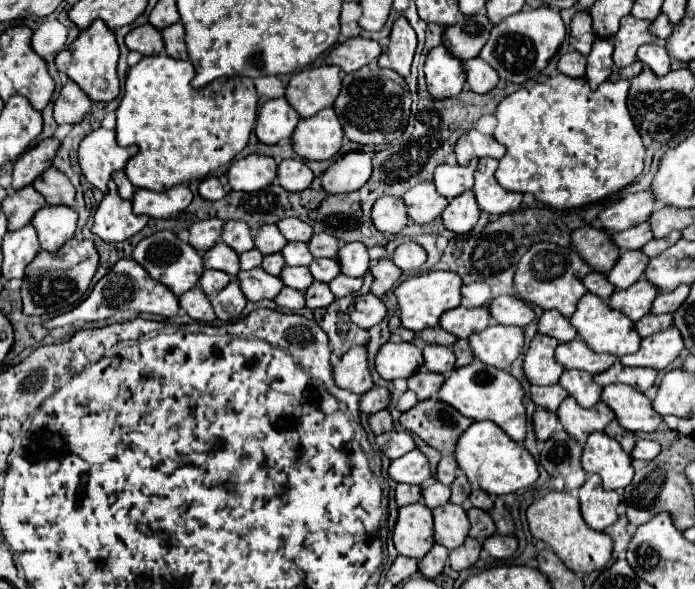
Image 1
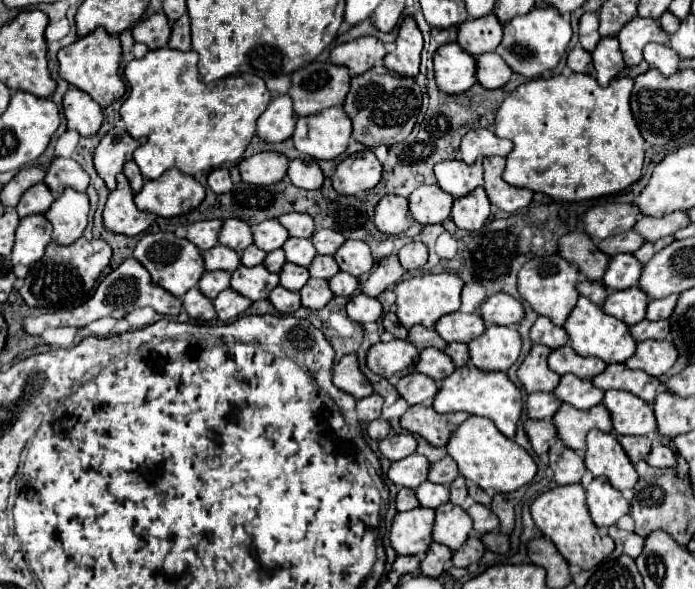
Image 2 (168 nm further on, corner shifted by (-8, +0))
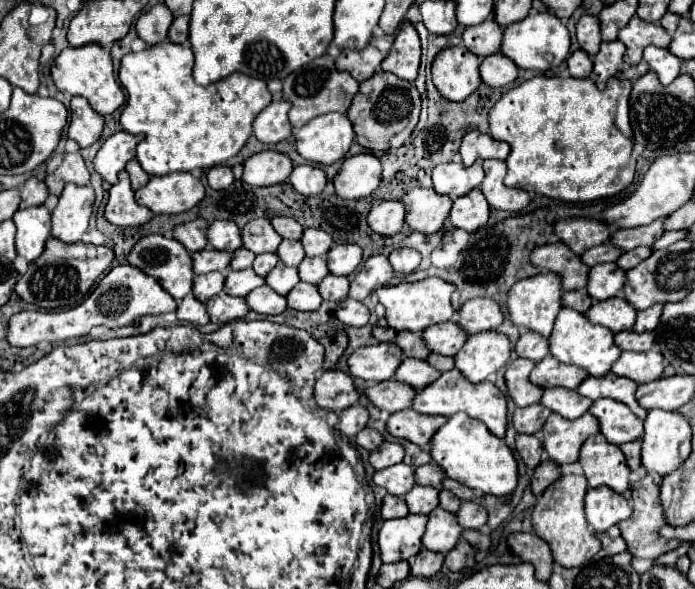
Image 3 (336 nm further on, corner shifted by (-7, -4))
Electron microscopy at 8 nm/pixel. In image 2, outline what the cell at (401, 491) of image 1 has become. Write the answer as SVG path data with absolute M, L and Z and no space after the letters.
M400 489L396 495L396 509L398 511L410 511L416 509L420 503L416 501L416 495L412 489Z

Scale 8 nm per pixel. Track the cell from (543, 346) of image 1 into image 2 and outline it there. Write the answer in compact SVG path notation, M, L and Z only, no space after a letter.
M534 345L532 351L522 361L522 365L518 367L518 379L524 385L526 393L552 391L560 381L560 375L548 369L548 363L546 363L548 353L550 349L544 349L544 345Z

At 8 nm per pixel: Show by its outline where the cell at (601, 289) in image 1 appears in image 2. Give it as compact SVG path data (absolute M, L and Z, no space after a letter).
M582 279L578 285L576 285L578 293L586 299L590 299L594 305L602 305L604 299L608 297L608 291L604 289L604 285L600 285L600 281L588 281L588 279Z

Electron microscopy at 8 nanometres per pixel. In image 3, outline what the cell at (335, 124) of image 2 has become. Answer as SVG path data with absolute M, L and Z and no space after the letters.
M325 113L311 119L297 133L297 151L317 165L333 165L343 159L353 143L353 127L343 113Z

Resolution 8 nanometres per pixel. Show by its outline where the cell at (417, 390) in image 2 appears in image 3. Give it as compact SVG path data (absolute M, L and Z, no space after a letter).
M395 379L381 381L381 383L367 383L367 389L365 389L365 395L379 409L385 409L389 413L397 413L397 411L411 407L415 393L417 393L415 389L411 389L409 385L403 385L401 381L395 381Z

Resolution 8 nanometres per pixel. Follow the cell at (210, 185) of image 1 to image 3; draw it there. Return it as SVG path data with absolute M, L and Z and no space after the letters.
M219 165L207 171L207 183L213 189L227 189L227 185L233 183L233 173L227 165Z

